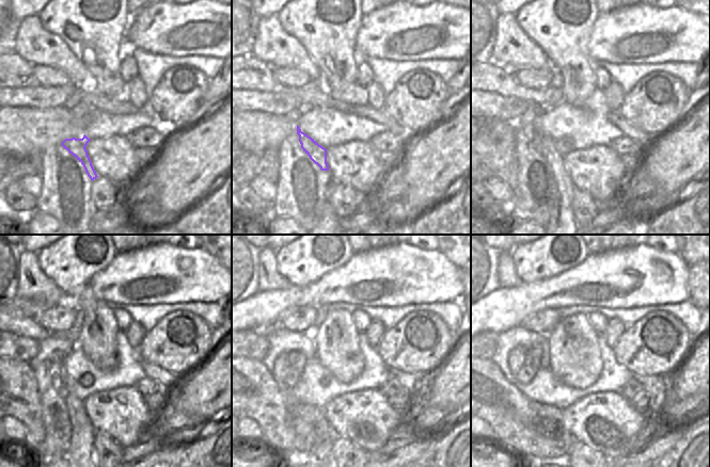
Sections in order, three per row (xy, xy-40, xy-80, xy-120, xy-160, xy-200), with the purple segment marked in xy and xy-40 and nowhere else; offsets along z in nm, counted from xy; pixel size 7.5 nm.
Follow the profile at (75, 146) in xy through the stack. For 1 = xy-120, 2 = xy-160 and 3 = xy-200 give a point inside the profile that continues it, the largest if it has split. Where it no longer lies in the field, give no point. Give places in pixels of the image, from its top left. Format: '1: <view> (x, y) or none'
1: xy-120 (79, 421)
2: xy-160 (306, 420)
3: xy-200 (525, 374)

